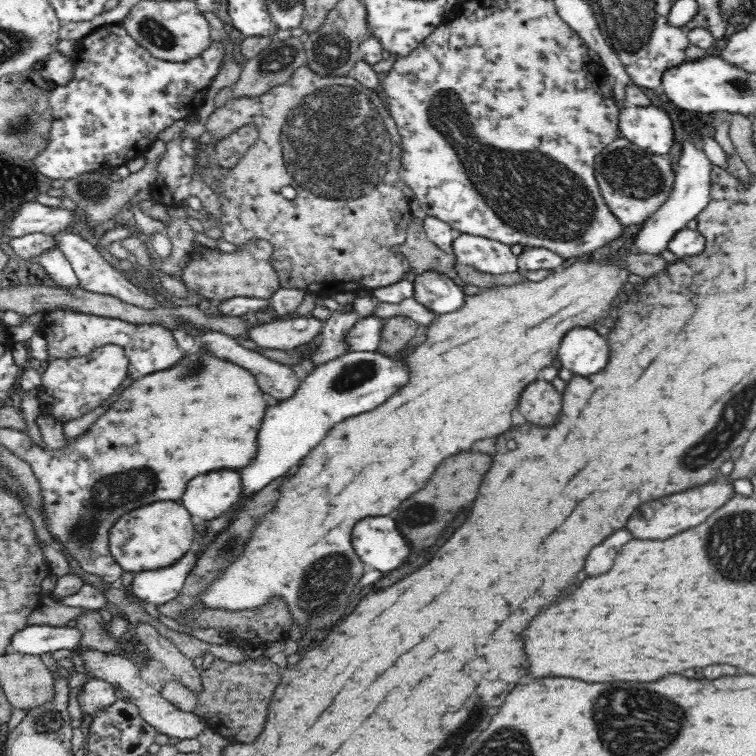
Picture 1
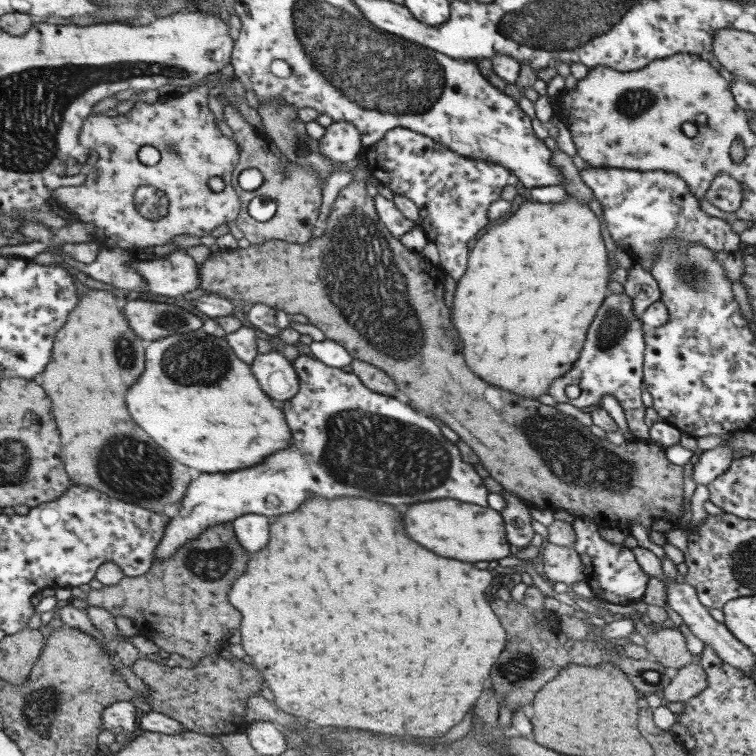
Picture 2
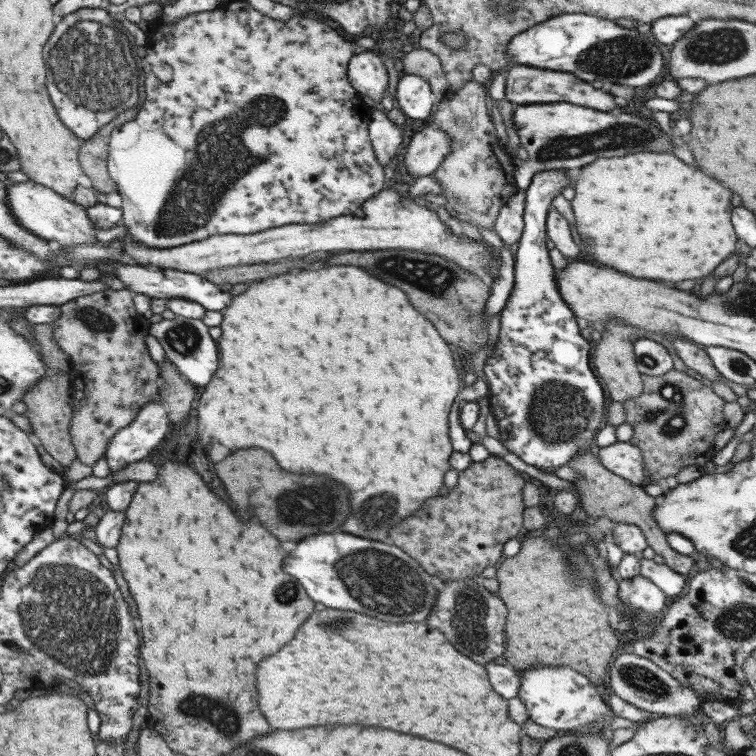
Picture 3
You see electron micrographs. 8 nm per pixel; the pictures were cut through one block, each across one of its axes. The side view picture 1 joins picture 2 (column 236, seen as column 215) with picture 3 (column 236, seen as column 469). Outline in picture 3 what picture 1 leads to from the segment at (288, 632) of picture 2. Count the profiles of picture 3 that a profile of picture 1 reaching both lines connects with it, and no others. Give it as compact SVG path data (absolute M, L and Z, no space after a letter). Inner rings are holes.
M347 265L331 266L331 268L301 272L295 276L295 280L285 272L283 276L279 275L279 278L267 277L255 281L249 284L243 293L232 296L230 306L225 306L220 311L221 335L215 341L218 348L219 372L215 371L209 384L203 388L203 402L199 398L197 406L193 406L192 409L197 416L197 444L201 448L207 448L213 442L229 450L255 446L261 450L269 450L269 454L283 470L295 474L317 474L335 480L349 492L349 514L341 524L341 530L375 542L383 542L387 538L389 528L395 526L399 520L407 518L409 514L413 514L415 510L419 510L423 506L421 502L440 496L444 492L443 474L450 469L449 456L453 451L447 436L449 430L447 416L451 404L456 402L460 394L458 368L453 361L449 344L445 344L441 336L435 332L435 328L409 306L405 294L401 294L397 288L389 284L385 286L385 282L377 282L377 278L365 274L365 270L357 270Z

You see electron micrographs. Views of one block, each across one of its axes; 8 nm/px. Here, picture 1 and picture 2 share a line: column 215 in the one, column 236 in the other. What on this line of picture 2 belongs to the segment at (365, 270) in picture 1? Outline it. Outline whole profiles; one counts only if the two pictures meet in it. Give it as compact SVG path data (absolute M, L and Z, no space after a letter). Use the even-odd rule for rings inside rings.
M222 102L222 118L232 131L232 138L239 146L240 156L230 176L233 190L239 195L238 215L234 219L235 226L241 230L243 237L250 244L261 244L262 242L275 239L293 243L298 247L304 247L311 240L311 228L317 224L319 205L321 204L321 189L323 184L317 178L317 174L309 168L299 167L278 150L276 144L264 134L263 131L253 128L241 117L239 110ZM255 168L259 170L263 181L257 190L241 190L237 186L237 176L241 170ZM266 197L271 199L276 206L273 216L265 222L259 222L251 218L247 212L247 202L251 198Z

